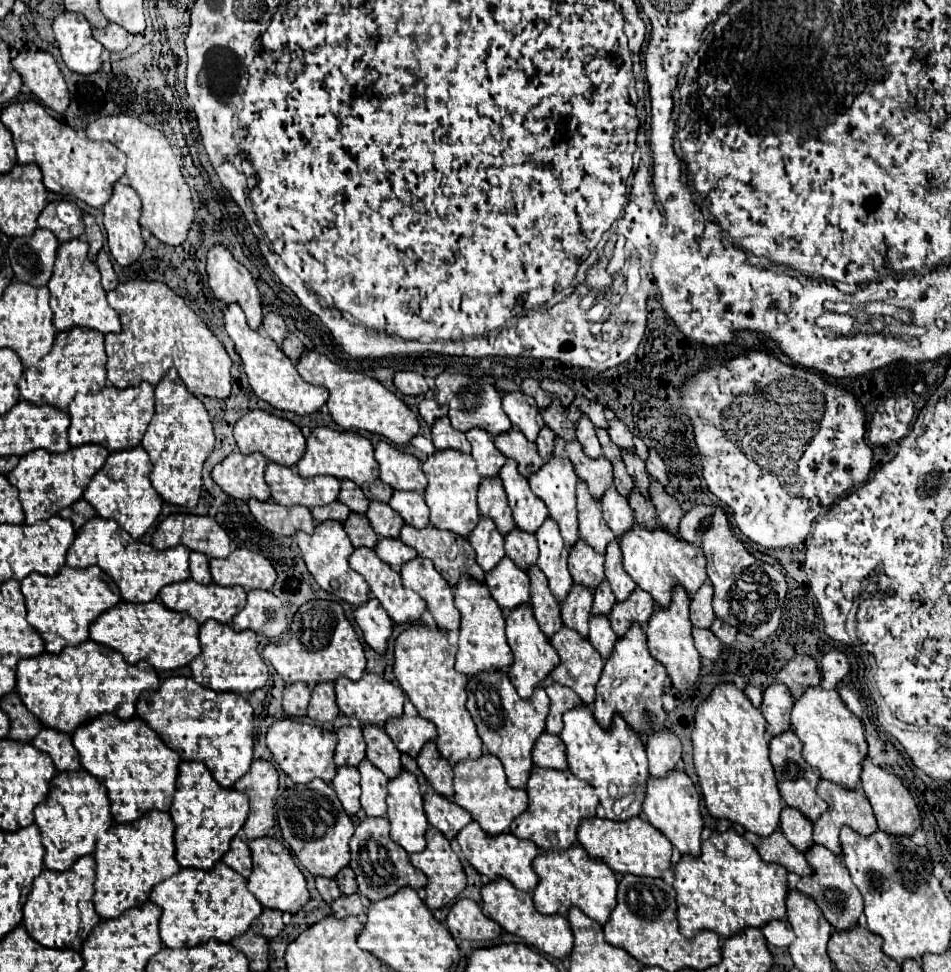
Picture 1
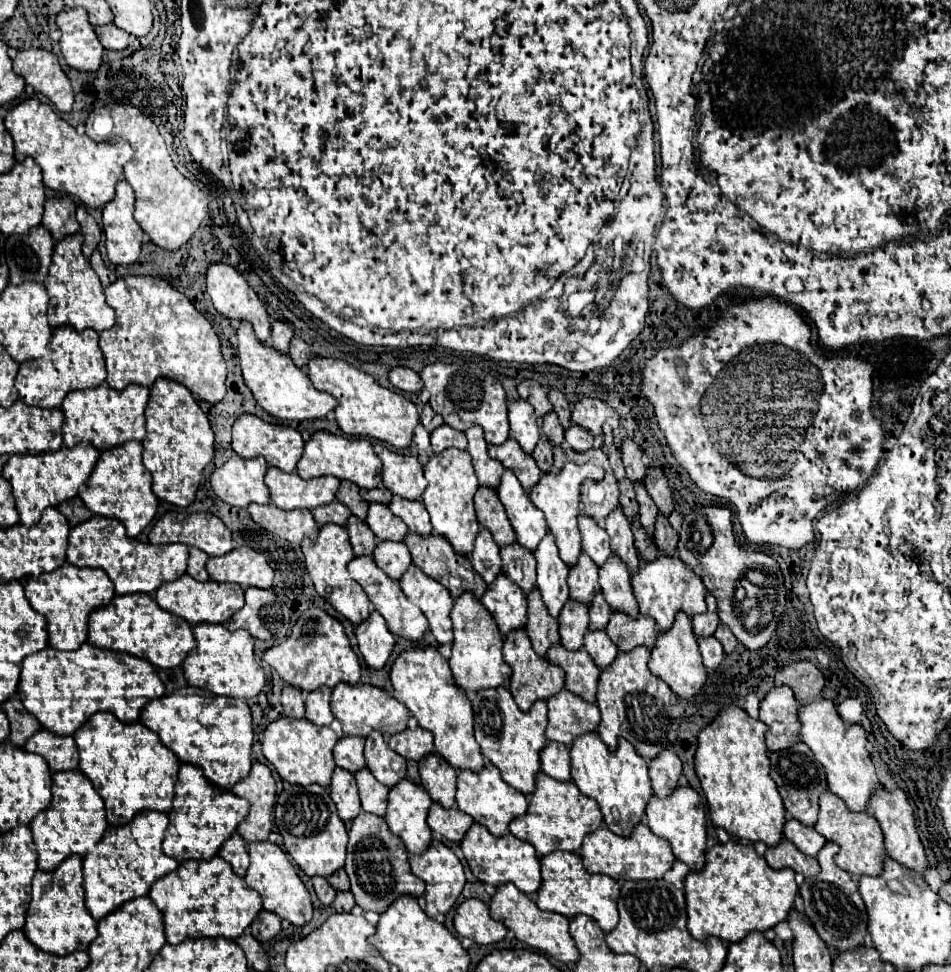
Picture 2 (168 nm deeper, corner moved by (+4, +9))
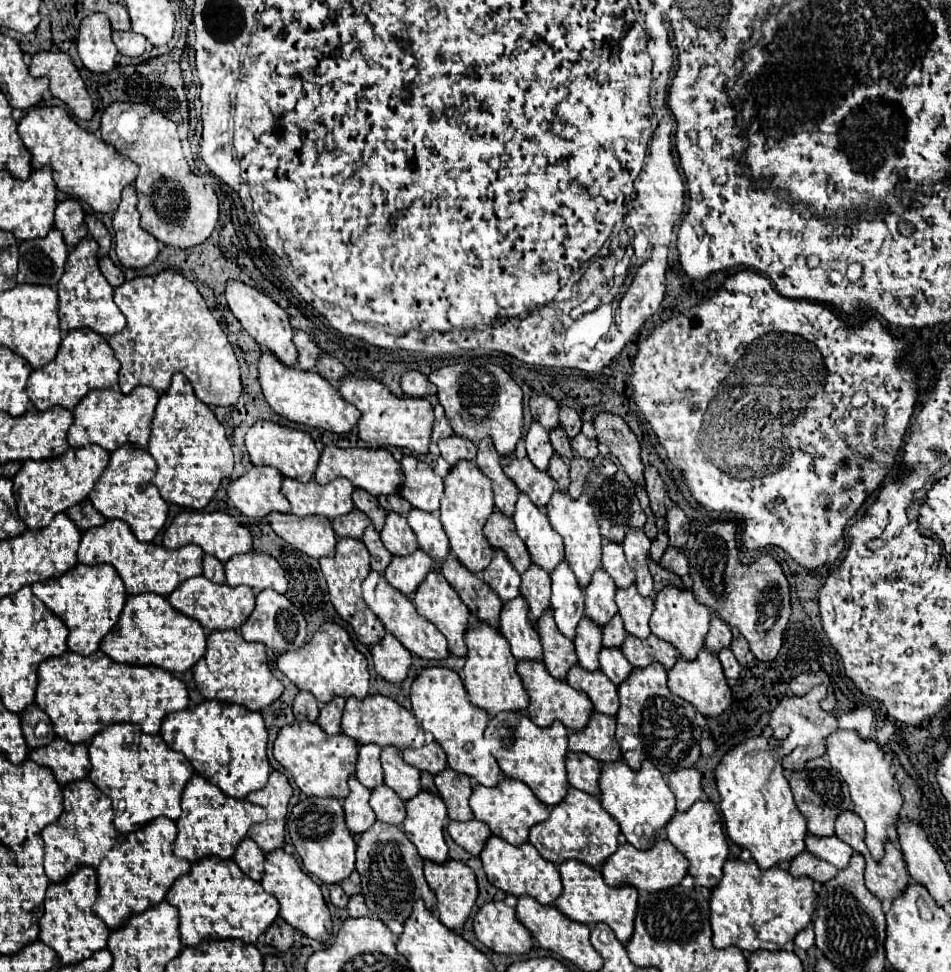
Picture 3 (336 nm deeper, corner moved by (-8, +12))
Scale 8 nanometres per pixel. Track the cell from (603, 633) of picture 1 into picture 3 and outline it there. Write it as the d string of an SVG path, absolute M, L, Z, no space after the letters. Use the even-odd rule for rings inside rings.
M602 649L600 651L600 671L614 683L620 685L624 679L628 679L632 665L628 659L624 659L620 649Z

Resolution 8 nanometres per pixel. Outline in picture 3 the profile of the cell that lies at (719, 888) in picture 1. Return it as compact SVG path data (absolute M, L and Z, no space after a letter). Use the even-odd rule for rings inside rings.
M740 859L726 861L724 877L710 897L710 923L714 931L714 947L738 947L746 953L758 949L780 951L788 941L806 929L814 919L814 881L808 877L792 877L780 867L762 871L754 861L744 863Z

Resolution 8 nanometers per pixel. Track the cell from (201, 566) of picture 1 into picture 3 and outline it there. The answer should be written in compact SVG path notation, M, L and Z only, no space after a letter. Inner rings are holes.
M204 555L204 577L210 579L212 583L226 583L226 579L224 579L224 567L212 555Z

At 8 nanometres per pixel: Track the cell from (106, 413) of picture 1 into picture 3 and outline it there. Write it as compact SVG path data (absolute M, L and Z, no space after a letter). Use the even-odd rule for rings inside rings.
M136 387L132 393L124 395L118 389L102 389L88 393L74 409L74 423L68 431L70 447L100 445L108 453L130 443L136 449L144 449L150 437L150 423L158 403L158 393L152 387Z

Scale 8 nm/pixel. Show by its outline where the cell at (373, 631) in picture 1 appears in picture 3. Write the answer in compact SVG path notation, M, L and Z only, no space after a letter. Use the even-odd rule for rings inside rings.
M386 633L386 637L372 647L372 661L376 673L384 681L400 683L408 677L412 655L402 647L398 639L394 639L392 633Z

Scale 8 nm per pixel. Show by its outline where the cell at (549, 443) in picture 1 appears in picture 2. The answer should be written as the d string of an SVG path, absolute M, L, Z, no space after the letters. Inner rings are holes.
M540 438L540 442L536 444L536 450L532 452L532 456L536 458L536 462L538 462L538 466L540 466L540 470L542 472L548 472L548 470L552 470L552 444L548 442L548 438Z

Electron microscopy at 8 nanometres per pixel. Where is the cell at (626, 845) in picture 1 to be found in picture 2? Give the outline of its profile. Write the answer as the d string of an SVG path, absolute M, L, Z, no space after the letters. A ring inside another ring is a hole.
M646 824L634 826L630 838L618 836L618 834L610 832L606 826L602 826L600 830L586 834L582 848L580 848L580 856L582 856L588 872L600 872L614 880L618 880L618 878L630 878L630 880L662 878L676 860L668 842L664 838L658 838Z

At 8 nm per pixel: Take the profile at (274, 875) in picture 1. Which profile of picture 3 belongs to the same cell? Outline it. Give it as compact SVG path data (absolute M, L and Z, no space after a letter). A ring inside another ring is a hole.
M272 851L266 853L266 871L262 879L262 887L266 893L272 893L280 903L280 917L290 923L294 929L298 929L302 935L314 939L314 941L326 941L332 935L332 921L330 911L326 907L326 901L322 897L320 887L300 869L296 859L288 853Z

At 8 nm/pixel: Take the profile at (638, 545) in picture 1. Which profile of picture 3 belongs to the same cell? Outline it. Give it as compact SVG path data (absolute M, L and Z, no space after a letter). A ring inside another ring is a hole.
M666 587L664 591L658 593L654 599L654 613L650 619L650 629L658 639L664 639L672 647L678 649L680 657L686 661L692 661L698 657L700 649L704 647L704 637L708 633L708 623L710 623L710 611L708 607L700 605L692 591L688 589L676 589L676 587Z

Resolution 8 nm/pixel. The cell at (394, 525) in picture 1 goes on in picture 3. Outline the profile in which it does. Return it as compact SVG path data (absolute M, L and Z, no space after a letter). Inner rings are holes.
M388 513L386 525L384 525L380 537L382 537L384 547L392 555L406 557L406 555L412 555L418 549L416 535L408 527L408 521L402 515L396 515L396 513Z

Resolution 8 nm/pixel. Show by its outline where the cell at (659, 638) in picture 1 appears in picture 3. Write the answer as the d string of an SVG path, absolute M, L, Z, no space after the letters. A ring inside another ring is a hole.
M702 649L698 659L694 659L694 661L678 659L678 663L668 671L668 687L674 695L692 703L694 709L698 713L702 713L704 717L718 717L732 705L732 693L730 693L724 673L722 673L720 661L706 649Z

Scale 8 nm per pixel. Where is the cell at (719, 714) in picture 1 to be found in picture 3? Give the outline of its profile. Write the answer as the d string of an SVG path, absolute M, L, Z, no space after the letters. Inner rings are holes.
M754 737L724 755L716 769L716 785L720 791L720 811L724 815L728 837L748 849L760 869L770 869L804 853L806 819L796 809L790 785L782 769L782 747L776 739Z

